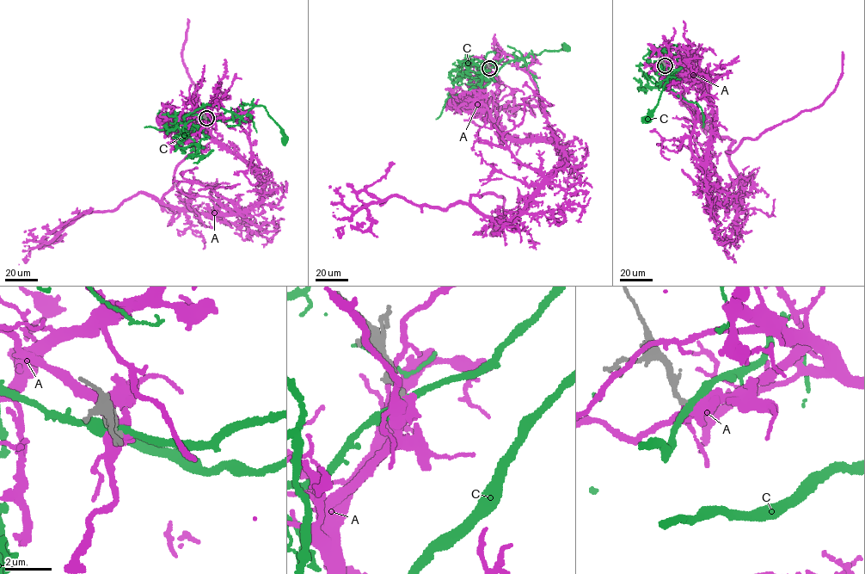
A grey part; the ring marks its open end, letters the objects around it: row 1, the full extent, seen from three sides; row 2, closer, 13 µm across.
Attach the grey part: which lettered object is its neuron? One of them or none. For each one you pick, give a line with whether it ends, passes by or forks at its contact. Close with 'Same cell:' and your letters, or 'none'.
A: it ends
Same cell: A

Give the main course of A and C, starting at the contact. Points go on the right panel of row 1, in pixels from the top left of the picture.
A: (665, 65), (704, 81), (714, 126), (707, 200), (723, 205), (743, 194), (726, 152), (821, 106), (842, 52)
C: (665, 64), (664, 69), (660, 68), (662, 81), (666, 80), (667, 82), (647, 118)

